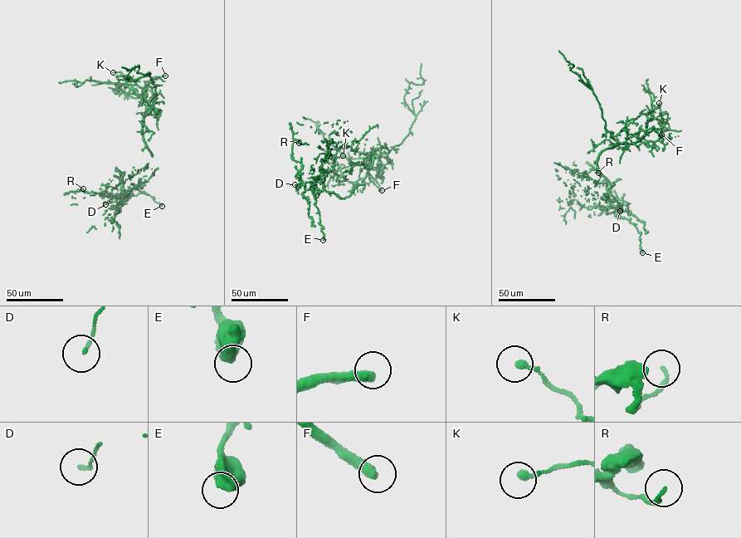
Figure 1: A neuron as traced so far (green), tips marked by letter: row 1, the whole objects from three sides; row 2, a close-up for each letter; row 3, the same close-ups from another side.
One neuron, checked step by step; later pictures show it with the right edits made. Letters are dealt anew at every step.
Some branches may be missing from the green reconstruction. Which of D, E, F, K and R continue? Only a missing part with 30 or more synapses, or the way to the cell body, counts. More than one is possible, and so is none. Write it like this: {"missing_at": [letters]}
{"missing_at": ["F"]}

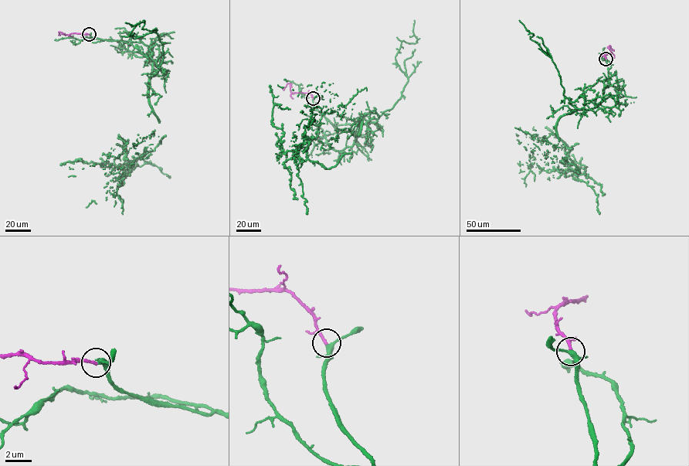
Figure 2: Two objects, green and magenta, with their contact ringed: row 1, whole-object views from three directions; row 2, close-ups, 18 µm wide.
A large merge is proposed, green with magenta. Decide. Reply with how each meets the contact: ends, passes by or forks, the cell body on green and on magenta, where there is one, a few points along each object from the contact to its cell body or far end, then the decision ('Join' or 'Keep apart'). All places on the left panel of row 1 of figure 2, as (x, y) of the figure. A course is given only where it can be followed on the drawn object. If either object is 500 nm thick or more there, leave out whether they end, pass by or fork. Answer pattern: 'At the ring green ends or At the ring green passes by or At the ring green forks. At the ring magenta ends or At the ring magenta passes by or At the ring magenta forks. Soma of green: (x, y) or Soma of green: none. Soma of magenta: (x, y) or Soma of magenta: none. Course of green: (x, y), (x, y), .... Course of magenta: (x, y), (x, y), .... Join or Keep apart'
At the ring green forks. At the ring magenta ends. Soma of green: none. Soma of magenta: none. Course of green: (89, 35), (149, 47), (159, 123), (137, 145), (118, 137), (134, 159), (86, 207). Course of magenta: (89, 34), (74, 32), (69, 35), (59, 32), (58, 35). Join

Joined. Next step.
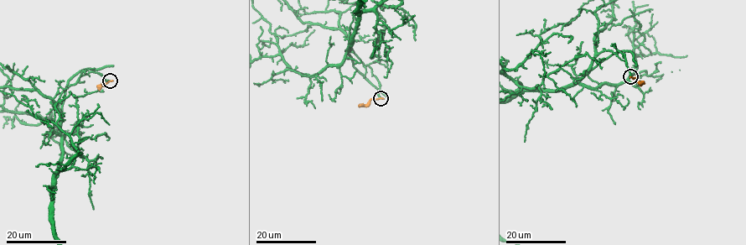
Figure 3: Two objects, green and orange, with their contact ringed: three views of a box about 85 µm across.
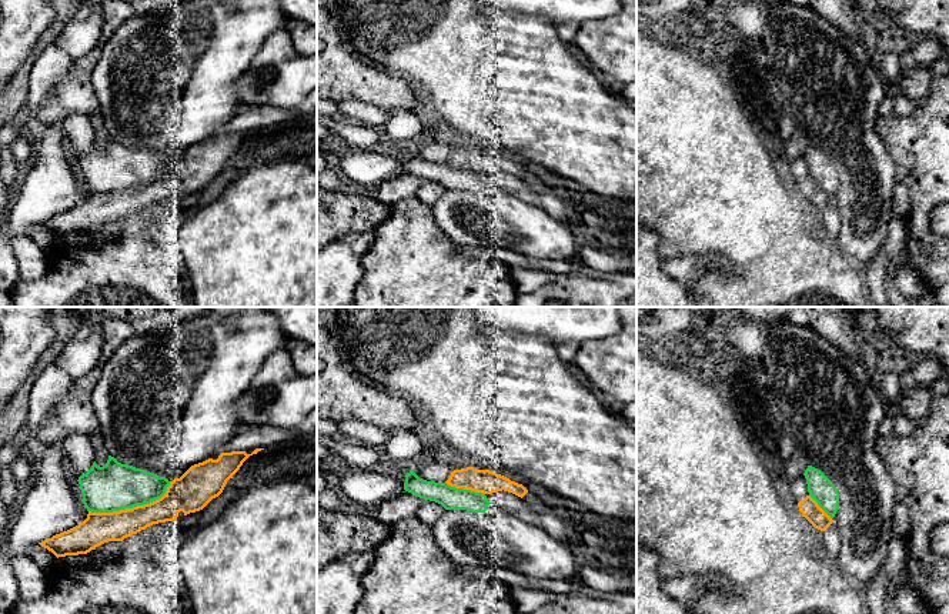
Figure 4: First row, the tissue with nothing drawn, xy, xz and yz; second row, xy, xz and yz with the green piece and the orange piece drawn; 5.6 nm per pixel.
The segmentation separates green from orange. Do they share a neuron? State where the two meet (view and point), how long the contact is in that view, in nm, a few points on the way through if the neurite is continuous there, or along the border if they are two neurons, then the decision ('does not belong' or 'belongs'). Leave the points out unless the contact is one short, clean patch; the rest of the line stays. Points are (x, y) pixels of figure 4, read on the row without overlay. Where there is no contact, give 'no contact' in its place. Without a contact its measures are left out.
meets green in xy at (132, 187); contact 500 nm long; border along xy (170, 162), (166, 172), (149, 183), (112, 192), (89, 192); does not belong

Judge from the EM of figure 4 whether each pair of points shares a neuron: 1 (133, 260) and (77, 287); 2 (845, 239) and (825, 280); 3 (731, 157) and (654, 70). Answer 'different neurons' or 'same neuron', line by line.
1: same neuron
2: different neurons
3: same neuron

